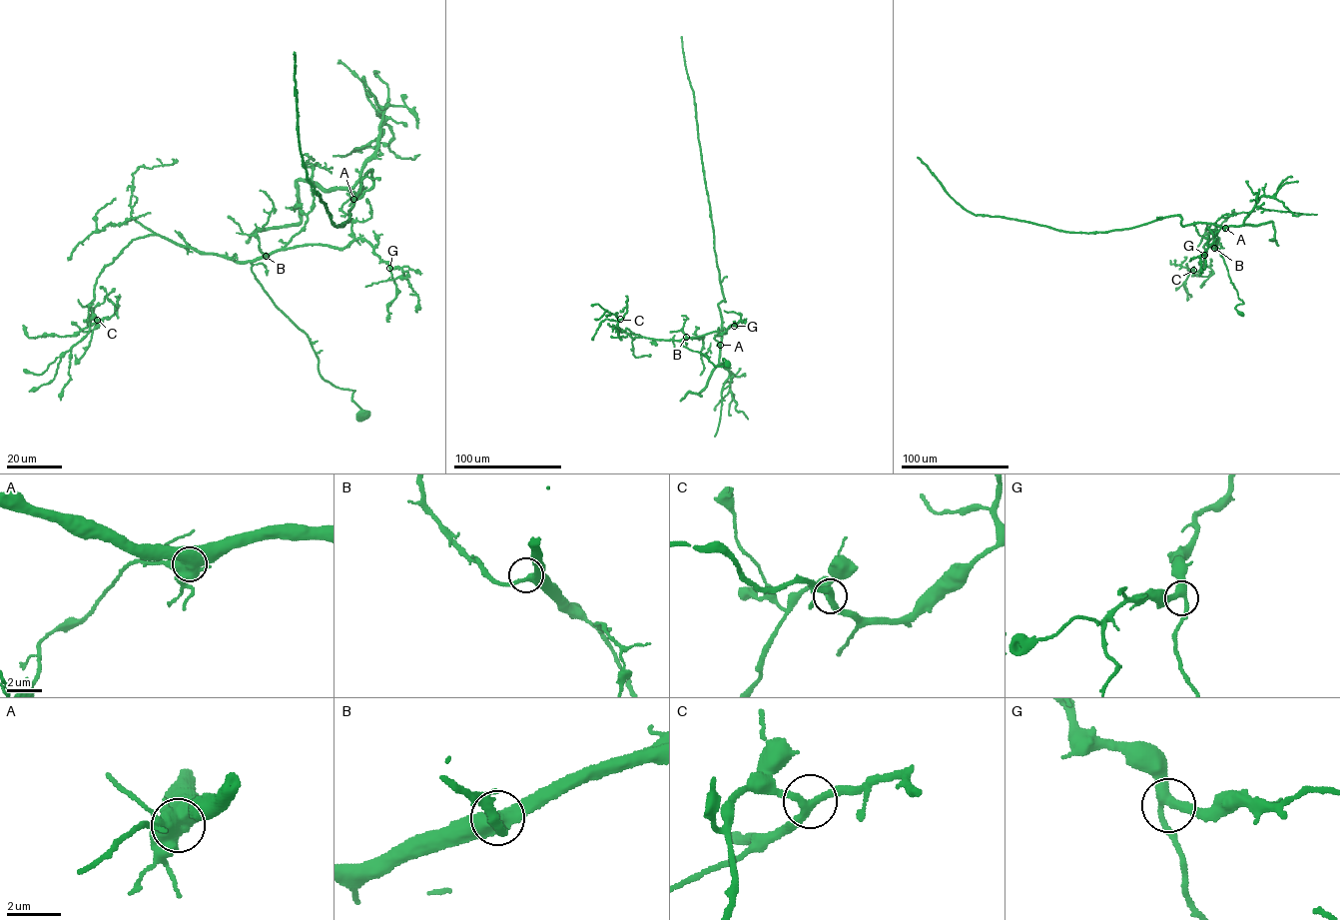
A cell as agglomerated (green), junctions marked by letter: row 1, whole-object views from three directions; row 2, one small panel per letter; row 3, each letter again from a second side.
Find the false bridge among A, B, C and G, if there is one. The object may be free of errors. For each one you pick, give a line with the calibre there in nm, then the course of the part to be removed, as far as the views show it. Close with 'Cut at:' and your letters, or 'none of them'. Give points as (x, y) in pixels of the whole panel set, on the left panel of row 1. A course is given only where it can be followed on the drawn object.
A: Thickness 700 nm. Course of the part to remove: (353, 199), (341, 207), (353, 238), (342, 248), (235, 262), (134, 239), (97, 279), (89, 332), (29, 392)
Cut at: A

